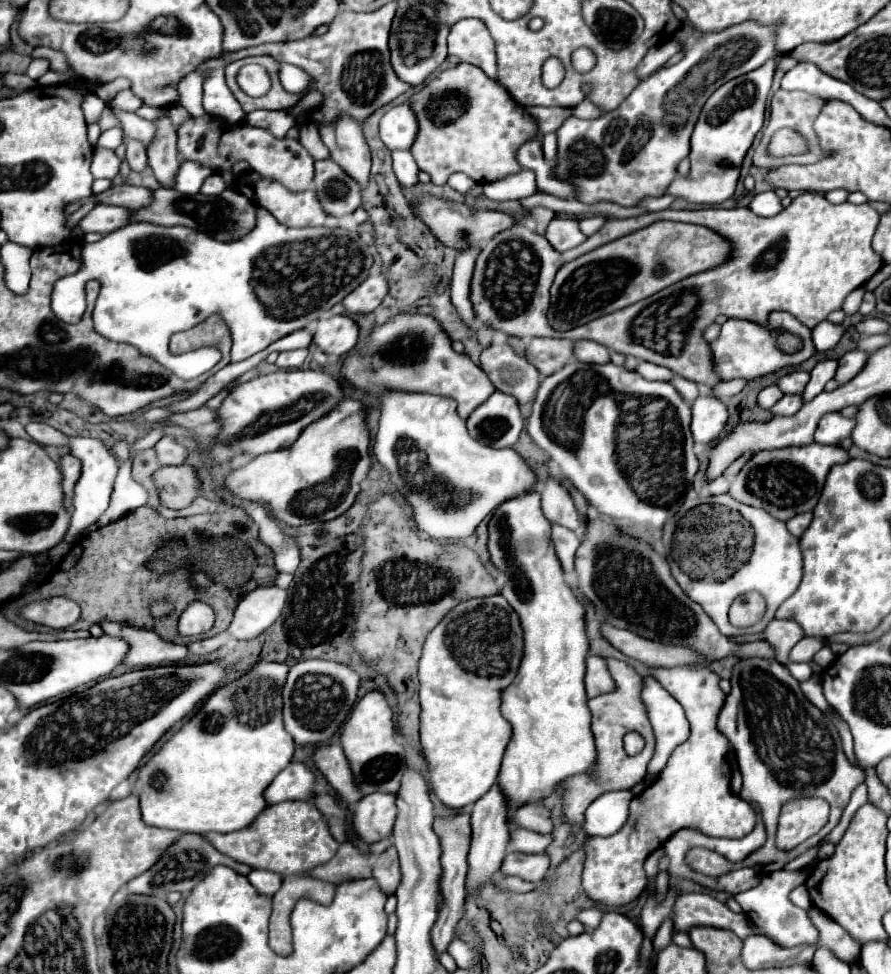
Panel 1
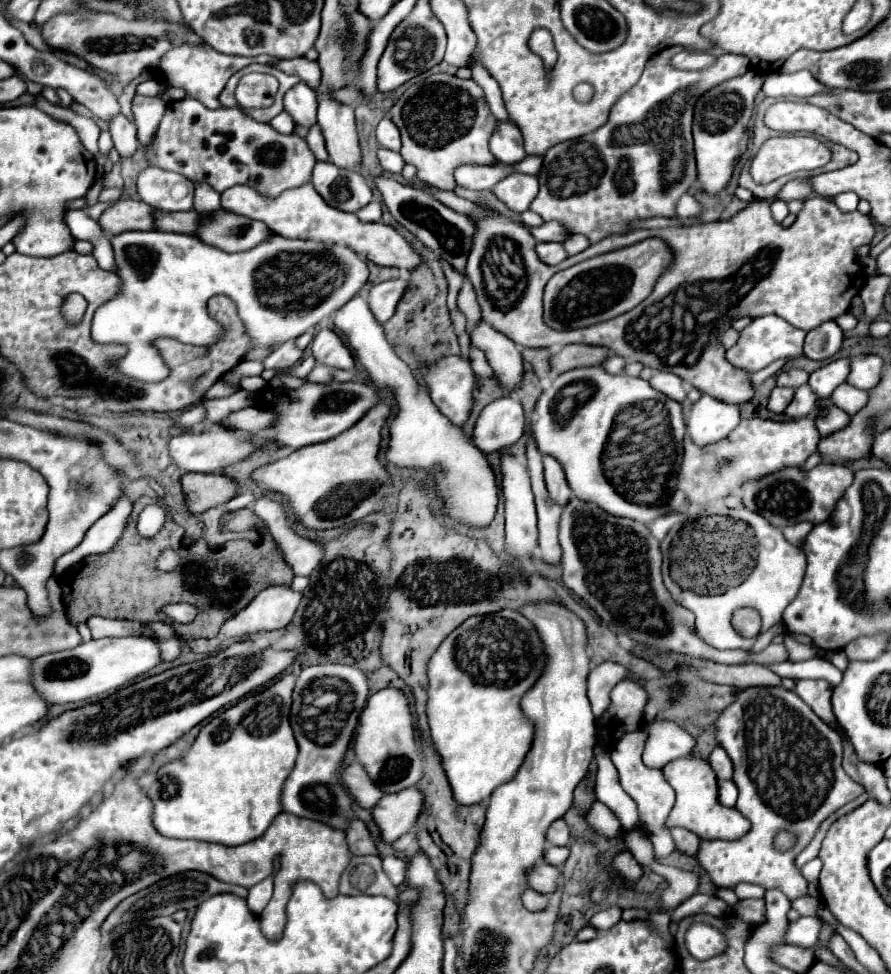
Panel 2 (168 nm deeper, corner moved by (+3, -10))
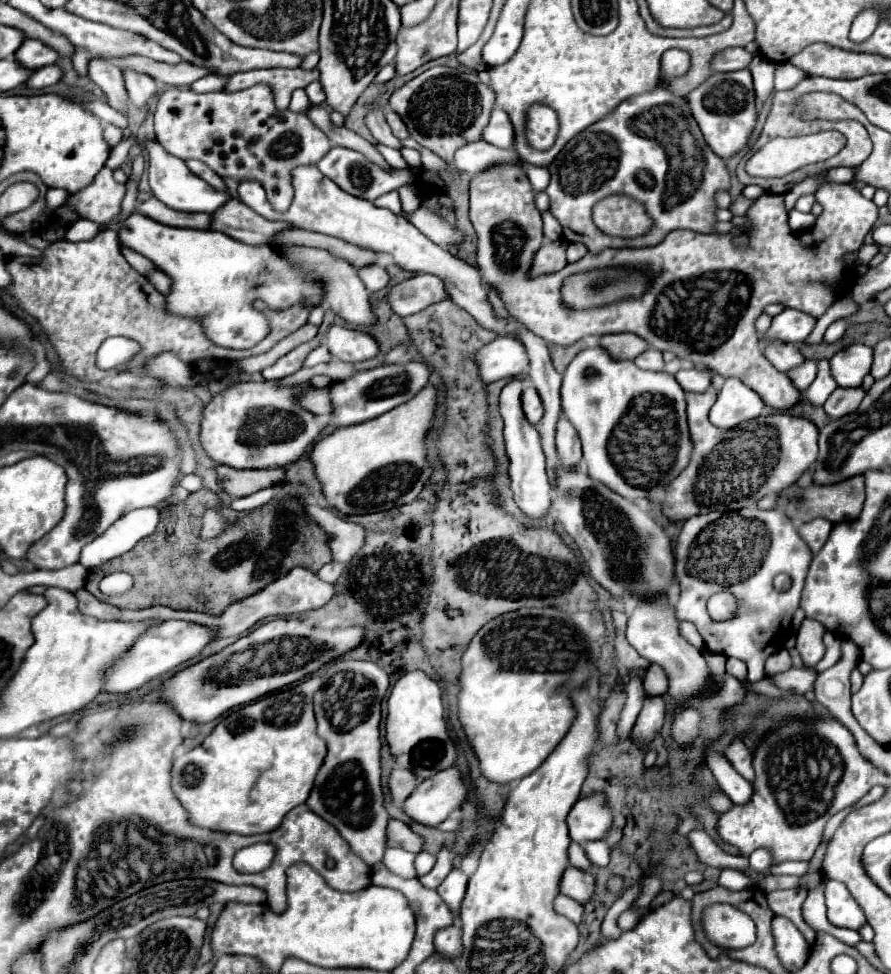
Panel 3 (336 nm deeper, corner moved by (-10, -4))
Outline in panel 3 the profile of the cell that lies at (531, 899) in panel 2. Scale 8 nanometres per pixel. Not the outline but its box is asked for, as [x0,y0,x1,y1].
[555,895,583,923]

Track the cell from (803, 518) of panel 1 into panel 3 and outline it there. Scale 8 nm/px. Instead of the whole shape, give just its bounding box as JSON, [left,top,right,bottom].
[799,519,833,555]

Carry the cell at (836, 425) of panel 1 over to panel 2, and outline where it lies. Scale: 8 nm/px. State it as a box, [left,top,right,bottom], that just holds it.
[816,399,850,437]

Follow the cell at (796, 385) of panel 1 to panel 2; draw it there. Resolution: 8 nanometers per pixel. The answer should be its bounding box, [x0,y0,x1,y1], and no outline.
[776,369,808,389]

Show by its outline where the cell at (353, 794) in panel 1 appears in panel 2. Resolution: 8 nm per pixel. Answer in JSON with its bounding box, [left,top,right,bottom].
[342,763,382,809]

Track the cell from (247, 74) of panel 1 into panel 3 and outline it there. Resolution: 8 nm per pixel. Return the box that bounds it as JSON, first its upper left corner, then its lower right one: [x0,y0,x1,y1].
[155,85,331,211]

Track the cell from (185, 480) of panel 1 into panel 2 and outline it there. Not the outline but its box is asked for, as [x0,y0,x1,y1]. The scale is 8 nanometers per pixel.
[180,473,238,513]

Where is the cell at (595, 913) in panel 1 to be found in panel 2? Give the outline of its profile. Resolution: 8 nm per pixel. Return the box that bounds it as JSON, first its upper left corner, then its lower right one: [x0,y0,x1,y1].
[590,907,622,931]

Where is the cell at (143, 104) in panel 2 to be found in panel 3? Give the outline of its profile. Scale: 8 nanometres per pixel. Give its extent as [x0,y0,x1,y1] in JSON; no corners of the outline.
[123,69,157,107]

